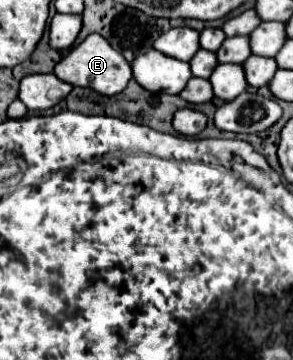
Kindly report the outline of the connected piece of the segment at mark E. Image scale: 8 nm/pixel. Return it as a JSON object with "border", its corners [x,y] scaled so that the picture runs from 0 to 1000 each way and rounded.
{"border":[[[304,97],[290,114],[276,114],[270,125],[256,125],[195,181],[188,181],[188,208],[208,225],[229,225],[242,236],[270,236],[270,242],[311,242],[345,264],[399,264],[413,258],[447,208],[447,181],[427,169],[427,158],[413,158],[406,142],[392,142],[358,103],[345,97]]]}

